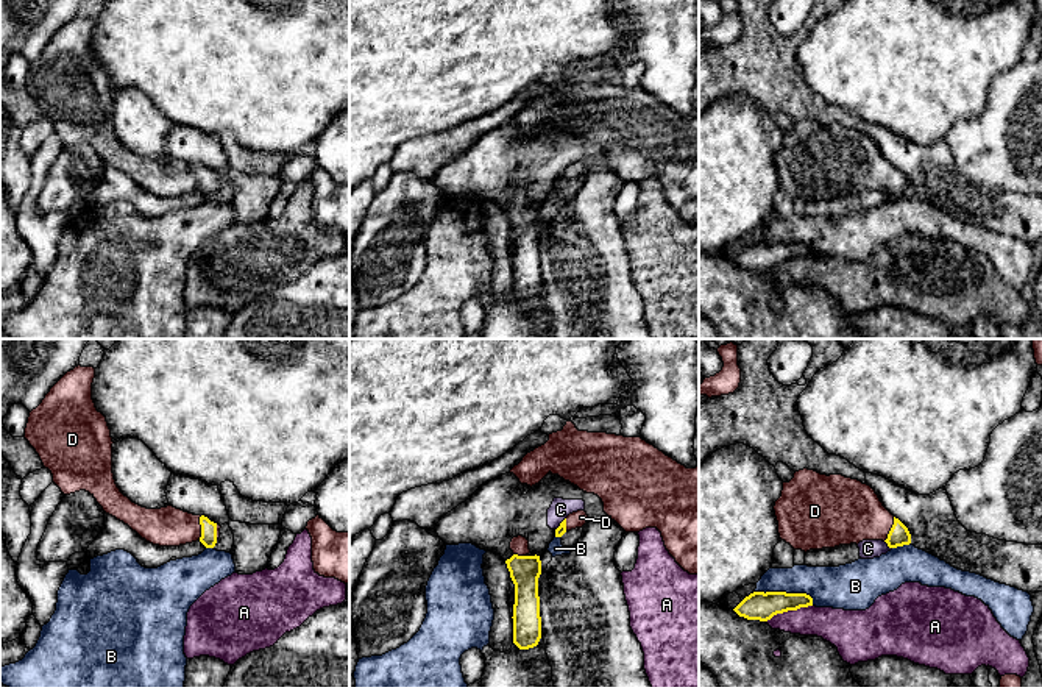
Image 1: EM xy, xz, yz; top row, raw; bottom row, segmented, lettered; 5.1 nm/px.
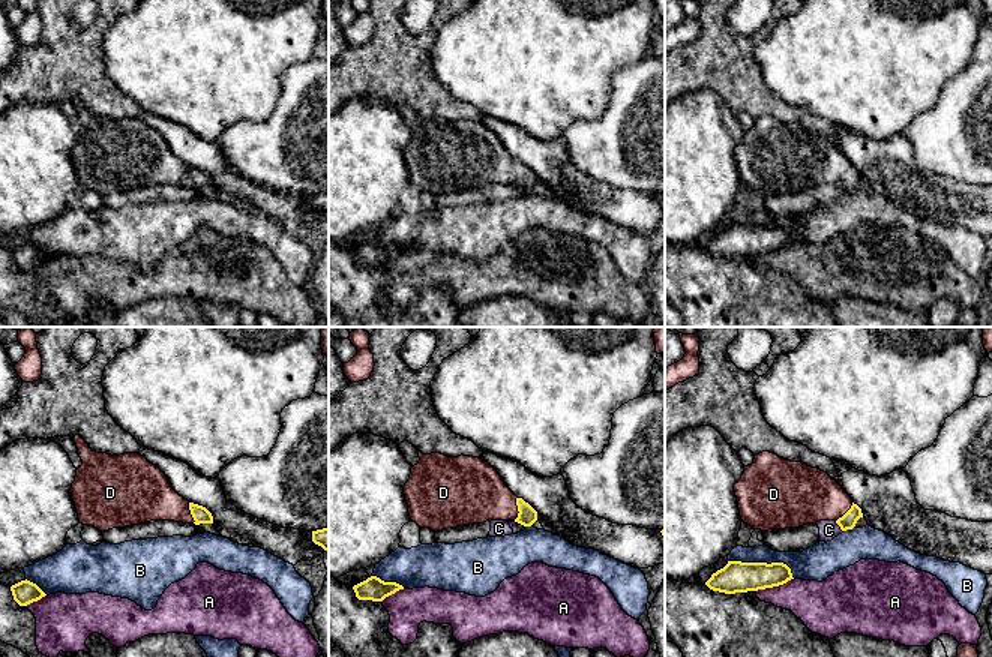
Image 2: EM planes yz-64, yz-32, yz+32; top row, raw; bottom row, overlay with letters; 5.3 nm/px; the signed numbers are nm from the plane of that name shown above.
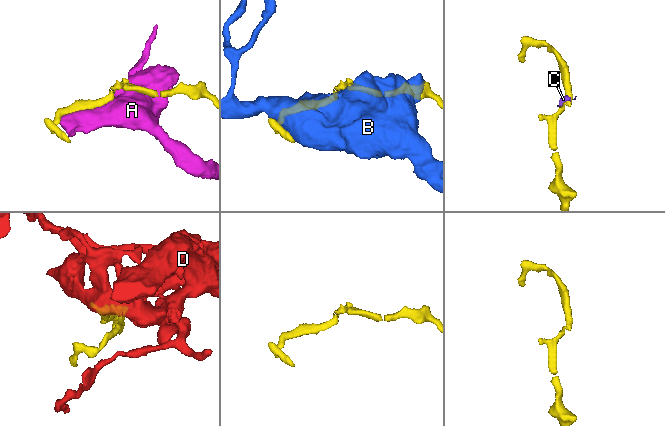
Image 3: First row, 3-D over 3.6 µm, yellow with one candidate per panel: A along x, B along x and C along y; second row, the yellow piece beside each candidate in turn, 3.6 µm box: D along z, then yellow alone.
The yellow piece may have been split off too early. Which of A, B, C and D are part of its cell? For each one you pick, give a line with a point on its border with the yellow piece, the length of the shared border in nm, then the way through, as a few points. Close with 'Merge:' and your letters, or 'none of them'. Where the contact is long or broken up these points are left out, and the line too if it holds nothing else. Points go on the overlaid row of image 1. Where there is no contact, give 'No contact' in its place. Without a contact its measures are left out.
D: Touches yellow at xy (202, 528). Shared border 130 nm
Merge: D

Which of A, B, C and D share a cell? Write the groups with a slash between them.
A / B / C / D

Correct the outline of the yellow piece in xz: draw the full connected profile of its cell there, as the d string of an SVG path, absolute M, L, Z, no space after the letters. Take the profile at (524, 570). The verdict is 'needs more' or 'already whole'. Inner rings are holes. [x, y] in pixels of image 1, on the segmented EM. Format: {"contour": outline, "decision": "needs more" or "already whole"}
{"contour": "M523 536L510 542L513 556L505 561L510 578L515 584L513 604L513 643L519 650L538 645L541 639L541 617L538 578L541 575L540 556L530 556L529 540Z", "decision": "needs more"}

